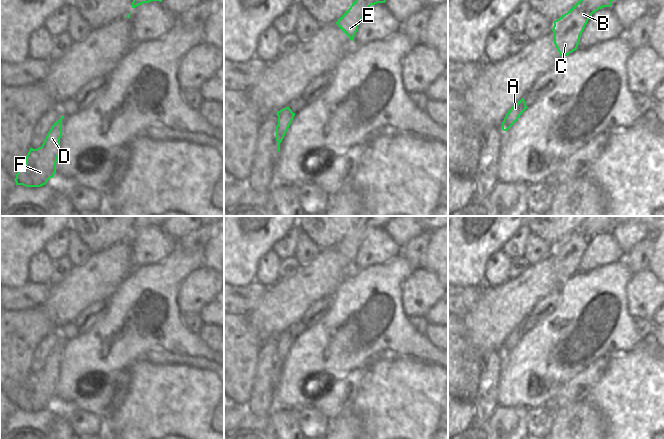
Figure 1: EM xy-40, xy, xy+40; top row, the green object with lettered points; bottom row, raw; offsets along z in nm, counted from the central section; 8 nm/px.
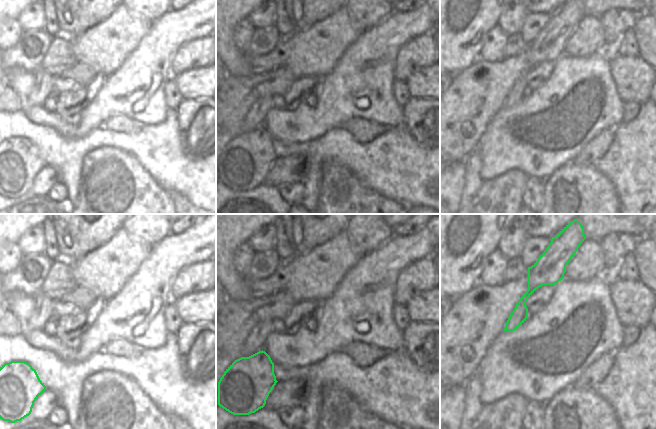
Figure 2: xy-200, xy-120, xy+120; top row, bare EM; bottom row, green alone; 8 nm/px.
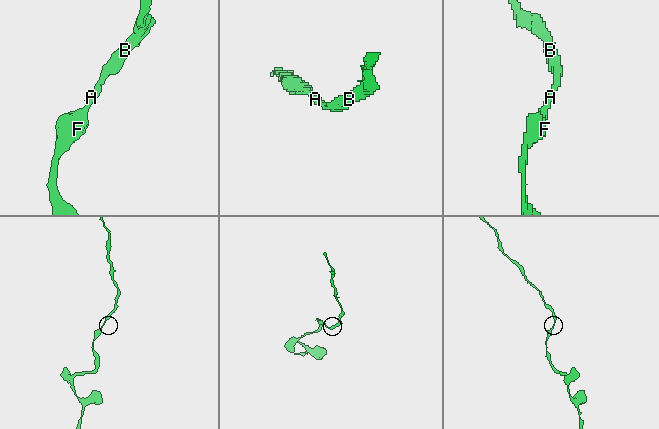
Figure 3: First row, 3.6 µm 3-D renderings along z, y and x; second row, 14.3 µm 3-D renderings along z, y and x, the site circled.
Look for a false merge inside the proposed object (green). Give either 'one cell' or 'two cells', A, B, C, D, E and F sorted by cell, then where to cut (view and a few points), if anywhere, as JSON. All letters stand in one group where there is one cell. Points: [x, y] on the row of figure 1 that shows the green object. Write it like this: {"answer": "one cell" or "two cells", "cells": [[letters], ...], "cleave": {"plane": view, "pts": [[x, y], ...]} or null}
{"answer": "one cell", "cells": [["A", "B", "C", "D", "E", "F"]], "cleave": null}

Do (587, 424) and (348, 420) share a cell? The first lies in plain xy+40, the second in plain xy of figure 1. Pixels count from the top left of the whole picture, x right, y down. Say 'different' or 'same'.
same

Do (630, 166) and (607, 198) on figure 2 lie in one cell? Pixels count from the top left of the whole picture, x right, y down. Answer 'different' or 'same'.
different

